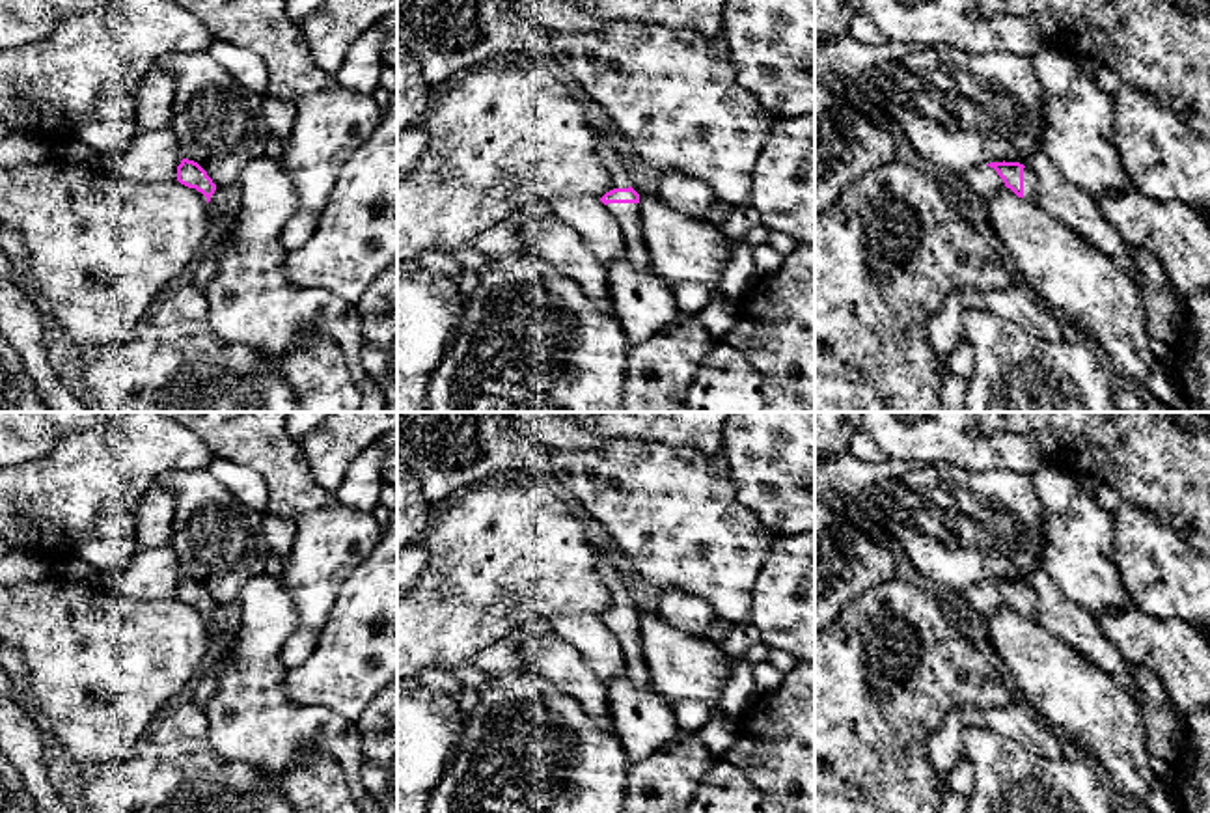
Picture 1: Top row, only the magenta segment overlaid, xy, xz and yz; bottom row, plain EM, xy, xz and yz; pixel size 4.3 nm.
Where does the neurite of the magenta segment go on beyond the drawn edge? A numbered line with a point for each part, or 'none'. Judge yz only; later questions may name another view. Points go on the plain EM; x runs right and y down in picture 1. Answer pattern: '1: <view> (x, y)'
1: yz (983, 599)
2: yz (1030, 601)

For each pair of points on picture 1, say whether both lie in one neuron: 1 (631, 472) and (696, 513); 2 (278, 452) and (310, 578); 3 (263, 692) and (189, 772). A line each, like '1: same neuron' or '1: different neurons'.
1: same neuron
2: same neuron
3: different neurons

